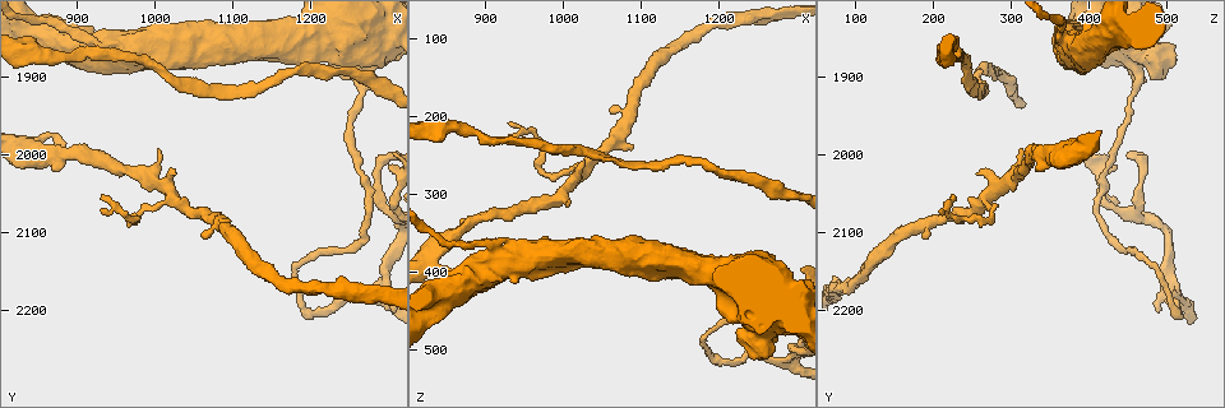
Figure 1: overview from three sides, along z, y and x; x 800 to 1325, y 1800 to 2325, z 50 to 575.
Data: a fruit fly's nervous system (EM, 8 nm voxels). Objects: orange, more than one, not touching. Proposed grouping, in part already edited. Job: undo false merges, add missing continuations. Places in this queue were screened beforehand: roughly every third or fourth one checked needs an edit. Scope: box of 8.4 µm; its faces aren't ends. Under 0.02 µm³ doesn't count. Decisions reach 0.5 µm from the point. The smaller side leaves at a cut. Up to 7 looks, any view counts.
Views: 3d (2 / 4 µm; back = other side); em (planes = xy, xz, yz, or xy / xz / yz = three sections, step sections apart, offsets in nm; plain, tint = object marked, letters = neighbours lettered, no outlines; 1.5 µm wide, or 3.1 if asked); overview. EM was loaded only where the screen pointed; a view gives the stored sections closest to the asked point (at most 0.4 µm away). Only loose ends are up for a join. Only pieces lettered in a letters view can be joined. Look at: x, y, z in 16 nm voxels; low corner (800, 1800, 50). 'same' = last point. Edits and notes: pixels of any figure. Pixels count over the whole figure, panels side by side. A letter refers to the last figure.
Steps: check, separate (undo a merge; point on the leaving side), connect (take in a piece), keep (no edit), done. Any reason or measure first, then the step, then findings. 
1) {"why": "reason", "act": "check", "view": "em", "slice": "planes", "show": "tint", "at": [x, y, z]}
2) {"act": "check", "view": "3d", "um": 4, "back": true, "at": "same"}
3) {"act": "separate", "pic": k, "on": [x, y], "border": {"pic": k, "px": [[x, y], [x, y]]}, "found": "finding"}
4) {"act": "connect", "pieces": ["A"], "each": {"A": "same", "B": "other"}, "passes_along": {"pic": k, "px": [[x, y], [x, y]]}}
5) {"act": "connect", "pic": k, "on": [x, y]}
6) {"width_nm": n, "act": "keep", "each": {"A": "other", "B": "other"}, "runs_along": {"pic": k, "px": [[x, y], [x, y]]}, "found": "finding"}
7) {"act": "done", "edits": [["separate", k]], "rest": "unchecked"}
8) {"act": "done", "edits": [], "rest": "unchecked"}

{"why": "side arm on a straight run", "act": "check", "view": "em", "slice": "planes", "show": "tint", "at": [910, 1850, 370]}

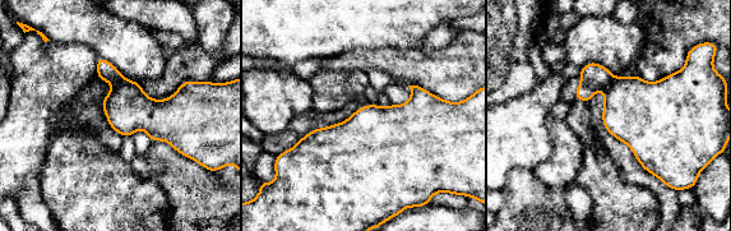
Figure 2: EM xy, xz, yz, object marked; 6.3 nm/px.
{"why": "see the neighbours", "act": "check", "view": "em", "slice": "planes", "show": "letters", "at": "same"}

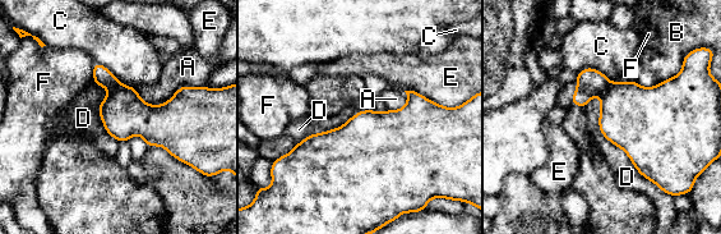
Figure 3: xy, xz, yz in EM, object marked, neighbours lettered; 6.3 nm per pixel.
{"width_nm": 300, "longest_contact_nm": ["D", 600], "act": "keep", "each": {"A": "other", "B": "other", "C": "other", "D": "other", "E": "other", "F": "other"}, "found": "all the same neuron"}

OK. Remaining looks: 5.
{"why": "an open end", "act": "check", "view": "em", "slice": "yz", "step": 8, "show": "tint", "at": [1025, 2020, 255]}

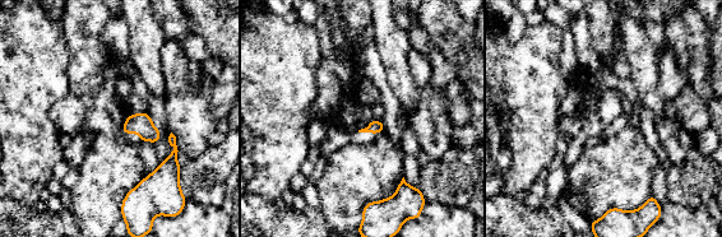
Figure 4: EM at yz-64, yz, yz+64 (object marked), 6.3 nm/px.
{"why": "another direction", "act": "check", "view": "em", "slice": "planes", "show": "letters", "at": "same"}

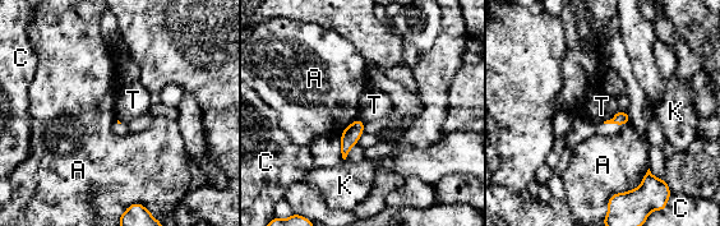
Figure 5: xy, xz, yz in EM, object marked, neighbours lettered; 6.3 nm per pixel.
{"act": "keep", "each": {"A": "other", "C": "other", "K": "other", "T": "other"}, "found": "none of them fits"}

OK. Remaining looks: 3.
{"why": "sharp bend", "act": "check", "view": "em", "slice": "planes", "show": "letters", "at": [1200, 2205, 515]}

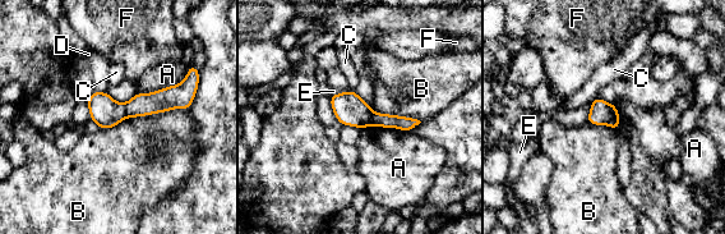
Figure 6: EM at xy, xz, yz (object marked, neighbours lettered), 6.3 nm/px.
{"act": "separate", "pic": 6, "on": [164, 100], "each": {"A": "other", "B": "other", "C": "other", "D": "other", "E": "other", "F": "other"}, "border": {"pic": 6, "px": [[123, 104], [127, 116]]}, "found": "a second neuron is stuck on"}

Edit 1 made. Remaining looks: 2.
{"act": "done", "edits": [["separate", 6]], "rest": "unchecked"}

